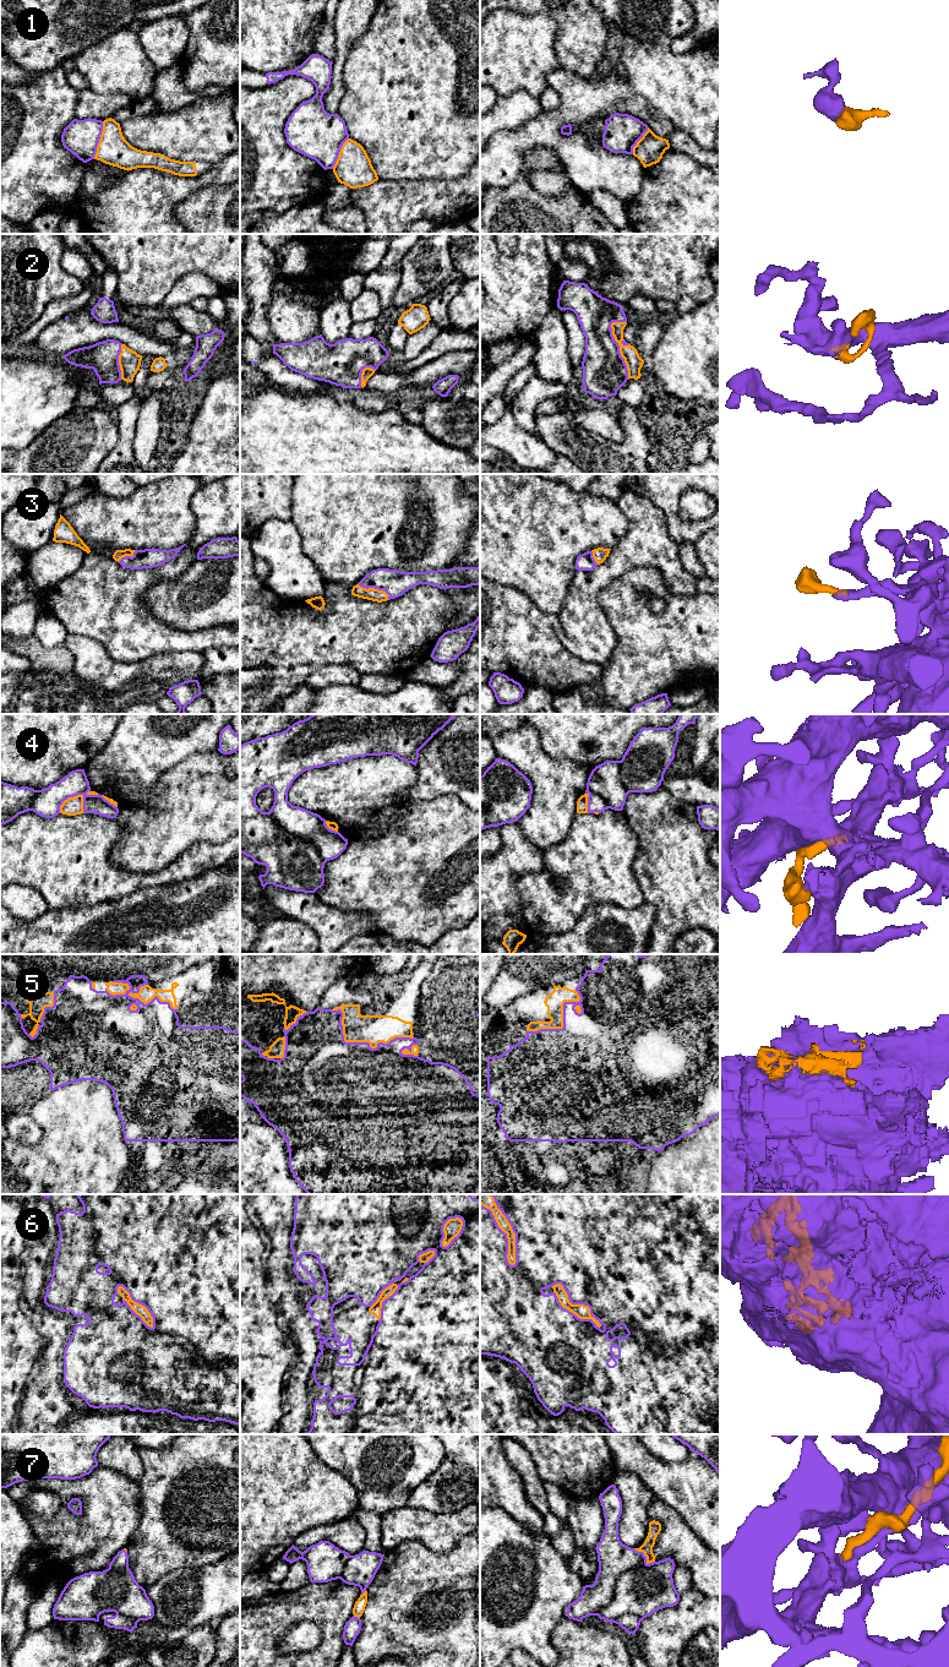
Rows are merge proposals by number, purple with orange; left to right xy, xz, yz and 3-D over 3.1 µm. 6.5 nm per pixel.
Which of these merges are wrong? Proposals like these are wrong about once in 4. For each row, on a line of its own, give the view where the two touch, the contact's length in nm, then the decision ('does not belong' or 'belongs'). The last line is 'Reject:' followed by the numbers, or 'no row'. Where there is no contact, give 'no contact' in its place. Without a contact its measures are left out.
1: xy | 260 nm | does not belong
2: yz | 400 nm | belongs
3: xz | 240 nm | belongs
4: xy | 200 nm | belongs
5: xy | 500 nm | does not belong
6: yz | 500 nm | belongs
7: yz | 170 nm | belongs
Reject: 1, 5

